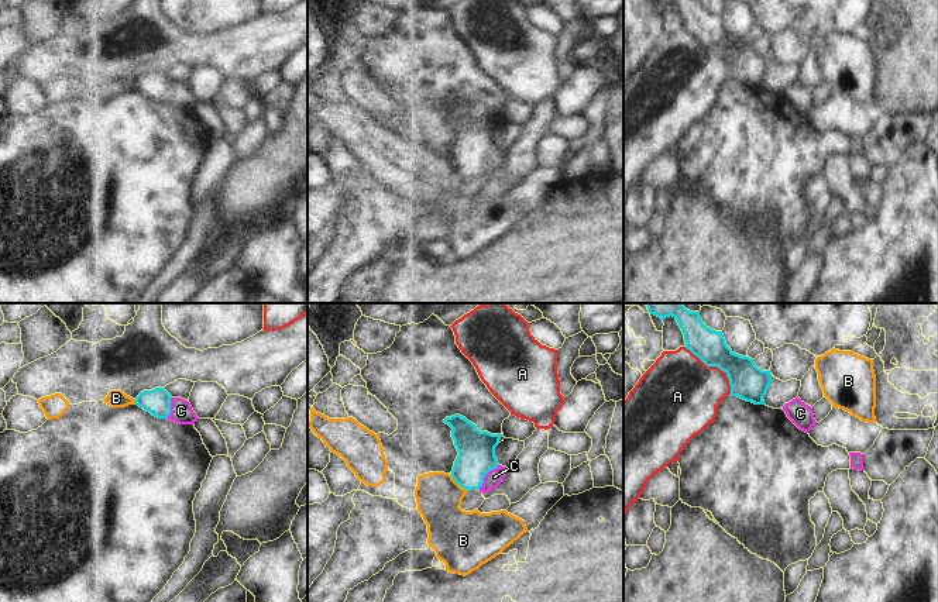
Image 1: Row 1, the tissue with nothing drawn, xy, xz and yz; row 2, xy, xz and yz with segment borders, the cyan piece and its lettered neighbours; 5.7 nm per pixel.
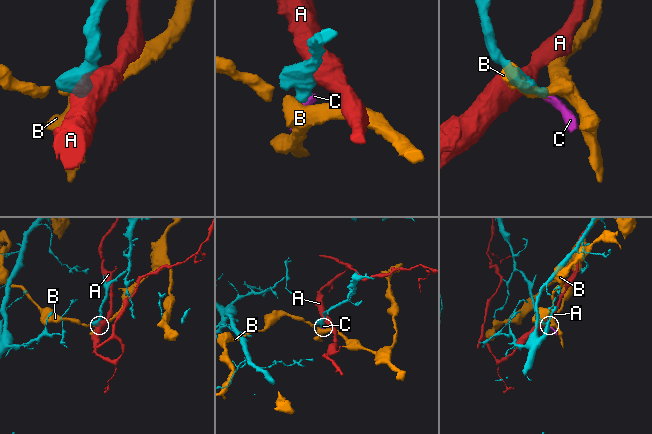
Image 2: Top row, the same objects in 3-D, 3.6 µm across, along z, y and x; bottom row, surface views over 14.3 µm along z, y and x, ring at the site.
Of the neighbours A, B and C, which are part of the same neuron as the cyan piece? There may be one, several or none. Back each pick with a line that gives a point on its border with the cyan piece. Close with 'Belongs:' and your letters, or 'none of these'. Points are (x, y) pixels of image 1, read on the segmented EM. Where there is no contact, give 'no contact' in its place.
C: meets cyan in xz at (484, 477)
Belongs: C

